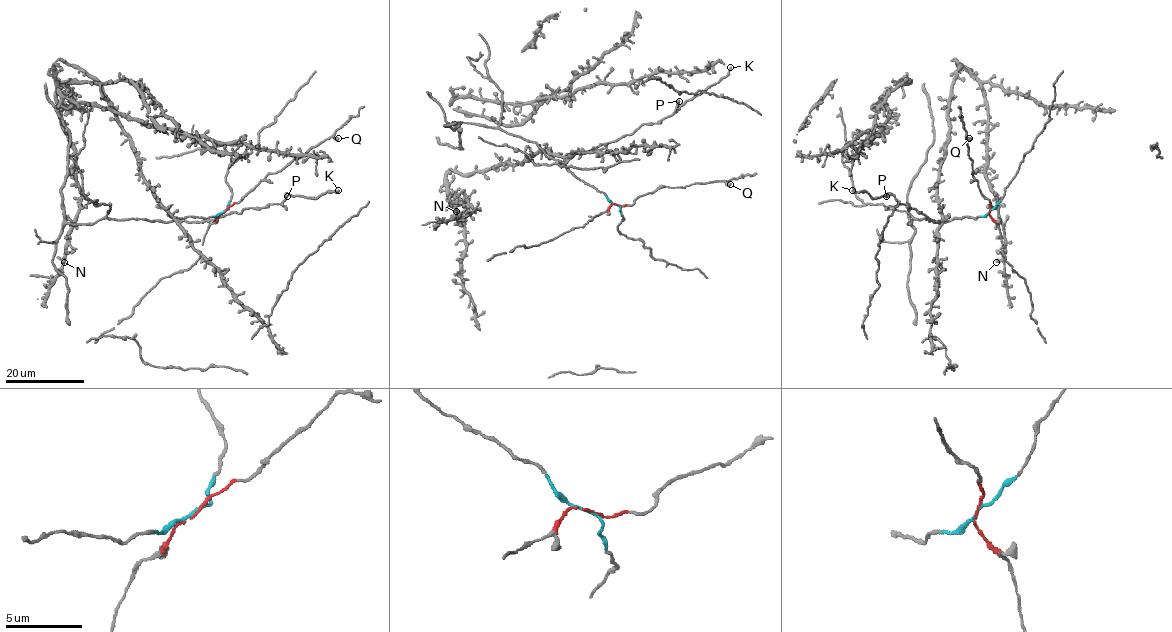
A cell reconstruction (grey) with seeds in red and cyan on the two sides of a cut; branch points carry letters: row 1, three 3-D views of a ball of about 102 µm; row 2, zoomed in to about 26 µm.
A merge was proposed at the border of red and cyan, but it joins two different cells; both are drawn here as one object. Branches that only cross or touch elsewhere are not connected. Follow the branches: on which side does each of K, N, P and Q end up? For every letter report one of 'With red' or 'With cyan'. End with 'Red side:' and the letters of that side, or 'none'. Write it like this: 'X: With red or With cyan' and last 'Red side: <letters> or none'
K: With cyan
N: With cyan
P: With cyan
Q: With red
Red side: Q

